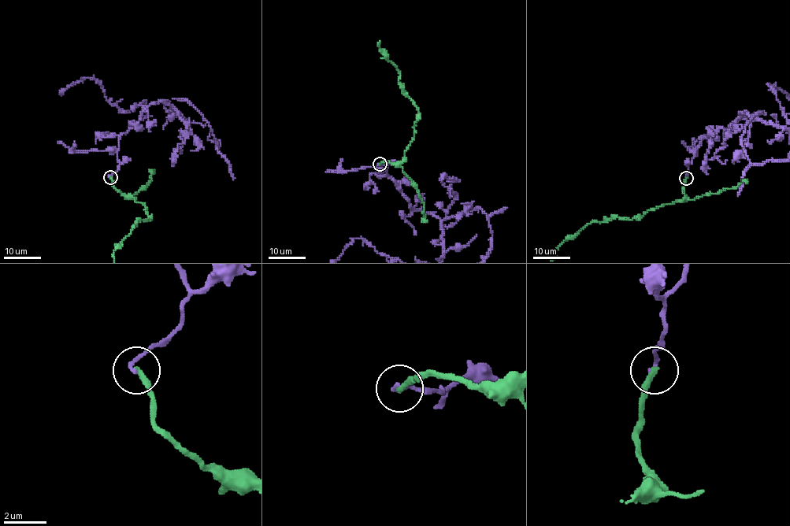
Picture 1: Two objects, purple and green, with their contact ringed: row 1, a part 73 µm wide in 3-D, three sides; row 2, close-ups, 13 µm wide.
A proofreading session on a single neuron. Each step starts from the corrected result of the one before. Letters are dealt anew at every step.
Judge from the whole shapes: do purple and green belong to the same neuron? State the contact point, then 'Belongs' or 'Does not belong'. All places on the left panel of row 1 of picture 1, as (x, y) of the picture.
Place: (110, 177). Does not belong

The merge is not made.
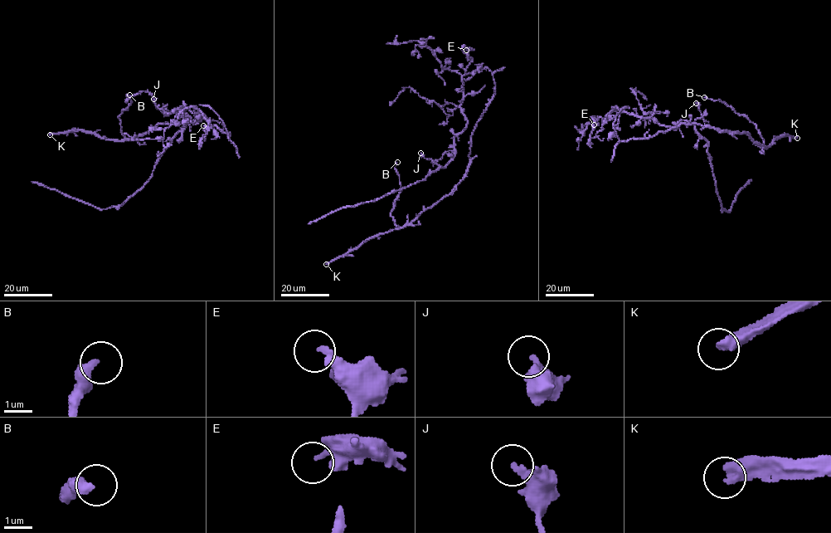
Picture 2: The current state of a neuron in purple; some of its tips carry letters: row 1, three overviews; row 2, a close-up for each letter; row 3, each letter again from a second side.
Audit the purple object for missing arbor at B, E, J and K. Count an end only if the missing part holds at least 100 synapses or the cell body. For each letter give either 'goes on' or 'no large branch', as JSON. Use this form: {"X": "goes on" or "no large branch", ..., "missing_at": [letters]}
{"B": "no large branch", "E": "no large branch", "J": "no large branch", "K": "goes on", "missing_at": ["K"]}

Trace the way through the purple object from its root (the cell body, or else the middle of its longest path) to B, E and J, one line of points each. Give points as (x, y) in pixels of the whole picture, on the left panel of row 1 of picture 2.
B: (213, 110), (229, 136), (202, 115), (191, 121), (159, 123), (126, 139), (118, 118), (130, 103), (129, 95)
E: (213, 110), (208, 105), (199, 105), (208, 124), (206, 135), (200, 139), (206, 133), (203, 125)
J: (213, 110), (199, 105), (200, 120), (193, 123), (186, 114), (166, 116), (153, 99)

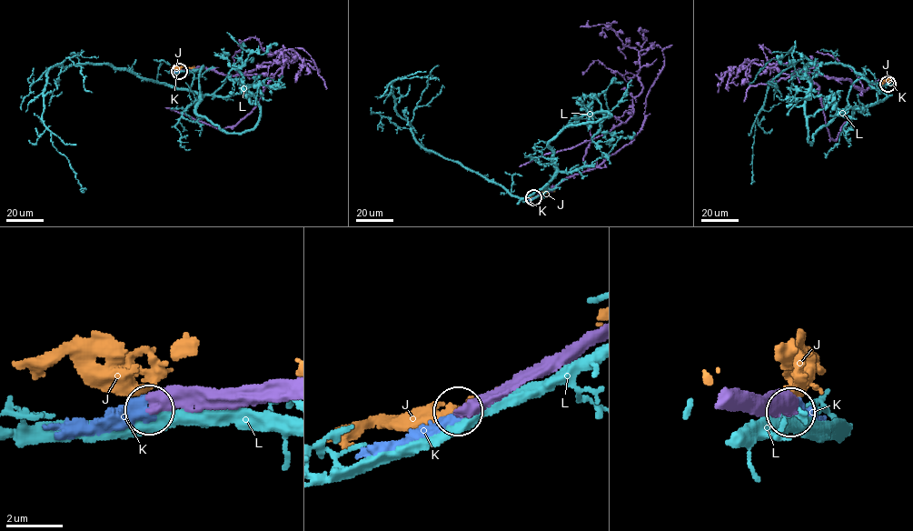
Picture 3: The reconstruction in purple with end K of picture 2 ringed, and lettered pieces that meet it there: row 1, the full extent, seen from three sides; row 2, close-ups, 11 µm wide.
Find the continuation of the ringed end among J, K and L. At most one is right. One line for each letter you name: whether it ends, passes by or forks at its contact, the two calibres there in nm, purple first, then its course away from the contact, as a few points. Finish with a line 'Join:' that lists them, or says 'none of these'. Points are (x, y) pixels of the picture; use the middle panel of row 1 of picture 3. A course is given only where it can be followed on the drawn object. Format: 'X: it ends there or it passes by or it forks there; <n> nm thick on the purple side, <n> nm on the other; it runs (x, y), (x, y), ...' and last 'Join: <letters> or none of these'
K: it ends there; 550 nm thick on the purple side, 460 nm on the other
Join: K

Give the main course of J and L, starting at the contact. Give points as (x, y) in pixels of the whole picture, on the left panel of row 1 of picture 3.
J: (179, 70), (182, 67), (201, 69)
L: (182, 71), (203, 65), (202, 95), (106, 64), (55, 65), (48, 71), (43, 123), (84, 192)

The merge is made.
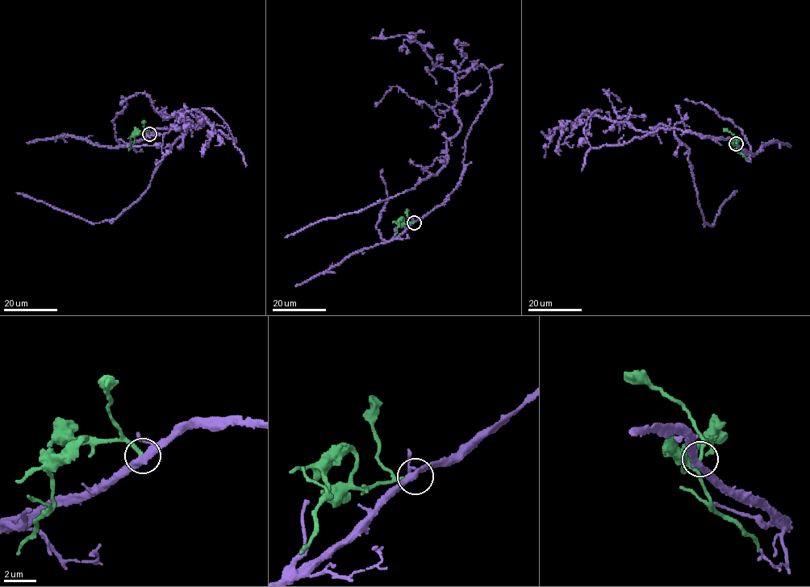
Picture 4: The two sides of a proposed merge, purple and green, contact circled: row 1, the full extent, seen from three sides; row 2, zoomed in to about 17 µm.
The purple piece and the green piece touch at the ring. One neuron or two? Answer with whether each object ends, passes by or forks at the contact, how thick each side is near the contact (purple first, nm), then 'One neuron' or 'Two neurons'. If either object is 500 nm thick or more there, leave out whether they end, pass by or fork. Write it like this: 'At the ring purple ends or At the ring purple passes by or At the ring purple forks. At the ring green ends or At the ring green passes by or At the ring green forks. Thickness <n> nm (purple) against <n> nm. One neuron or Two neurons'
At the ring purple forks. At the ring green ends. Thickness 320 nm (purple) against 240 nm. Two neurons

